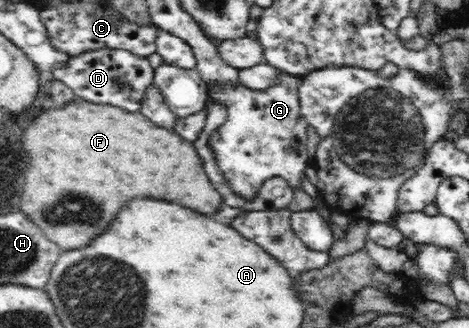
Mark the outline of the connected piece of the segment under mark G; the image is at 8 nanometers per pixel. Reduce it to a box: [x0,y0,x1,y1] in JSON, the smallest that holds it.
[209,73,311,202]

